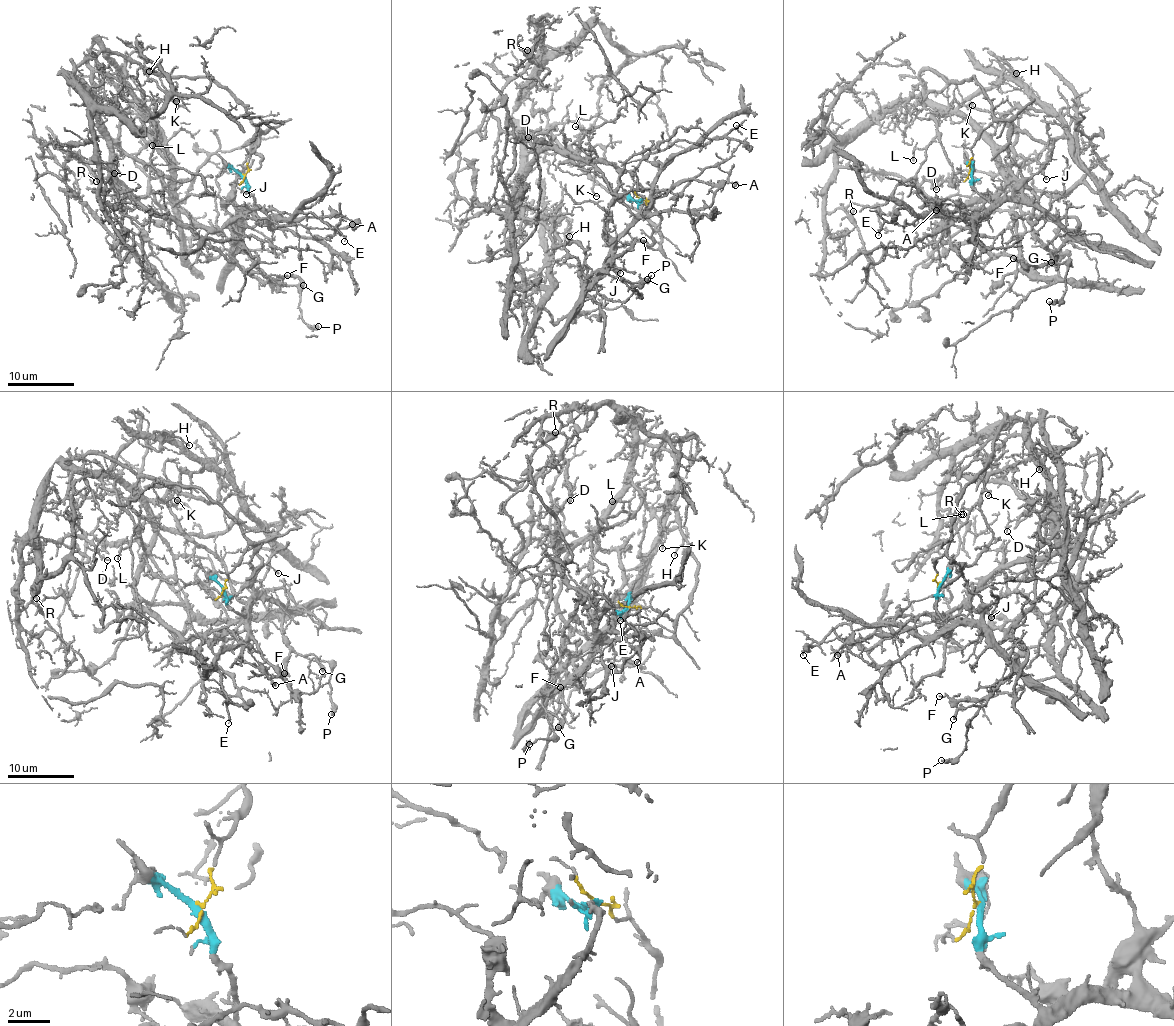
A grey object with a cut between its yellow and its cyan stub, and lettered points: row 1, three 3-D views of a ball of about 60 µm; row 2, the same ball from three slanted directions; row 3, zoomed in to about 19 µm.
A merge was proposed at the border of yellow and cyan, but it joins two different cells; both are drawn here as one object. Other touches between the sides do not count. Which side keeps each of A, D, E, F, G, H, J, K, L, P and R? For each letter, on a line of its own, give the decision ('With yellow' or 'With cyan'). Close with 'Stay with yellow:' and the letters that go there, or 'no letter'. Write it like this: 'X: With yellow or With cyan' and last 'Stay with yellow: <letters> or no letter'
A: With cyan
D: With yellow
E: With cyan
F: With cyan
G: With cyan
H: With yellow
J: With cyan
K: With yellow
L: With yellow
P: With cyan
R: With yellow
Stay with yellow: D, H, K, L, R

